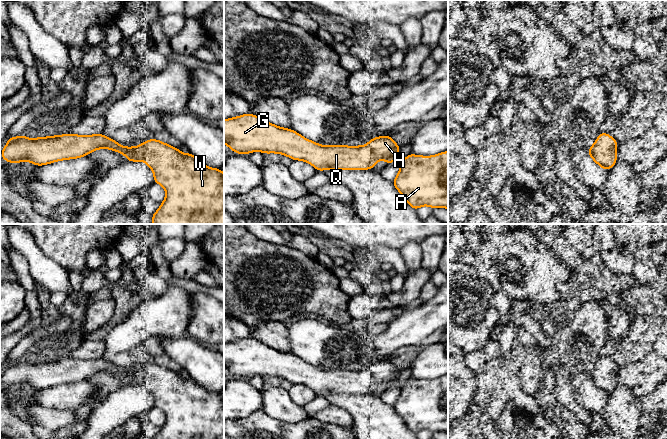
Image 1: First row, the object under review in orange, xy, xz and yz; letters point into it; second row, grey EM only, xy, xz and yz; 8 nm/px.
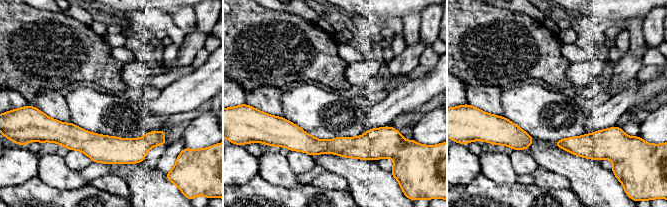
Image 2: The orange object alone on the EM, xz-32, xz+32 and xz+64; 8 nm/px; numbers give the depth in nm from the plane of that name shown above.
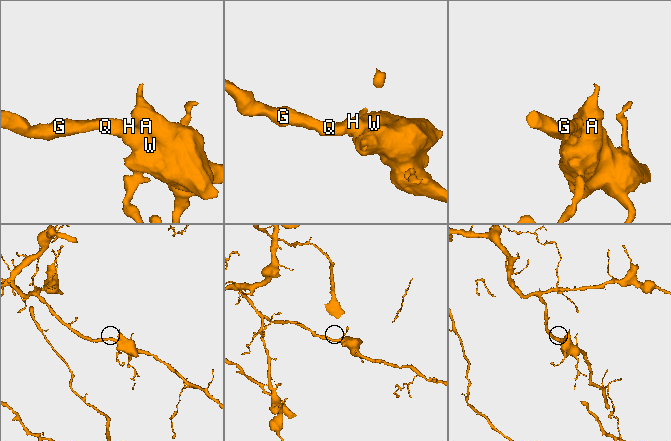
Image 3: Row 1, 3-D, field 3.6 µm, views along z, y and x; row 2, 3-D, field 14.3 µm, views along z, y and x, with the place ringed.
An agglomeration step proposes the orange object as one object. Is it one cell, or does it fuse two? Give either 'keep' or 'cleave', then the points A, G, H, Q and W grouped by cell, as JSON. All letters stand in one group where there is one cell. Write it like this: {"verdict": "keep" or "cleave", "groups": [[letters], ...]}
{"verdict": "keep", "groups": [["A", "G", "H", "Q", "W"]]}

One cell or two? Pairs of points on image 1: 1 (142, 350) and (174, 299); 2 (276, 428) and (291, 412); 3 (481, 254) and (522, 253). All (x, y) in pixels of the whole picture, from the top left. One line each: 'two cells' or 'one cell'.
1: one cell
2: two cells
3: two cells

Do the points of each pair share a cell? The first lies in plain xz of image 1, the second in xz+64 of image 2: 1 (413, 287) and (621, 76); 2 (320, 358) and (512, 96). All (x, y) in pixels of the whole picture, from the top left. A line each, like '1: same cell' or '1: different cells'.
1: same cell
2: same cell

